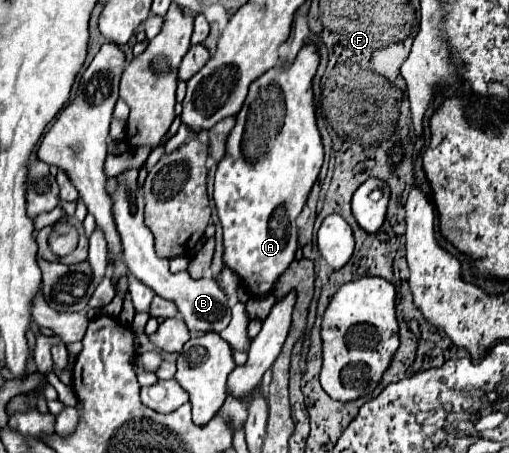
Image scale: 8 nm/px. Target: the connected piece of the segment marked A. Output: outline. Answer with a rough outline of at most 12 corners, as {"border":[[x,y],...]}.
{"border":[[314,45],[250,93],[218,163],[224,263],[254,297],[322,167]]}

